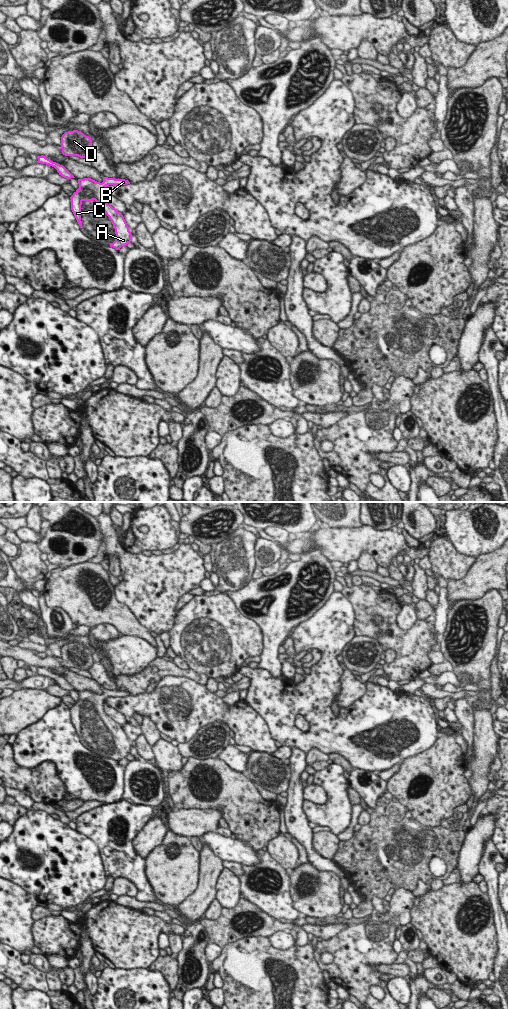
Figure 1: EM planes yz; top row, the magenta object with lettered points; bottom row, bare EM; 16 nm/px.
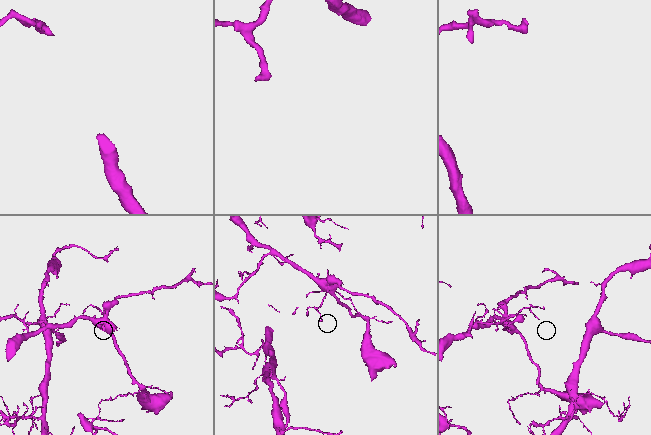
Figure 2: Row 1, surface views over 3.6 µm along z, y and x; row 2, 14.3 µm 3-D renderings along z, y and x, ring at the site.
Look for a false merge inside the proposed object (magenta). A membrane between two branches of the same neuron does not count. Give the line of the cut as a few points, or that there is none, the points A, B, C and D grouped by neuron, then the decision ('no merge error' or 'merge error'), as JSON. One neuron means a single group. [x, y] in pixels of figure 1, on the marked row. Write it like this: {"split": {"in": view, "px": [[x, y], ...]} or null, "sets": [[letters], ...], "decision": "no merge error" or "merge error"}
{"split": null, "sets": [["A", "B", "C", "D"]], "decision": "no merge error"}

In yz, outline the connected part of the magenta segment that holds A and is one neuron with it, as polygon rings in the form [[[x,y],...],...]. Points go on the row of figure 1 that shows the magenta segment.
[[[103,177],[103,182],[97,182],[91,178],[78,179],[79,188],[70,197],[71,210],[79,224],[82,226],[81,221],[81,205],[83,201],[95,200],[103,209],[105,214],[109,217],[115,229],[116,239],[113,243],[110,243],[110,247],[120,250],[121,247],[126,246],[131,242],[132,234],[129,231],[129,227],[123,217],[123,215],[113,208],[105,201],[104,190],[107,186],[113,185],[126,185],[130,184],[125,179],[115,179]]]

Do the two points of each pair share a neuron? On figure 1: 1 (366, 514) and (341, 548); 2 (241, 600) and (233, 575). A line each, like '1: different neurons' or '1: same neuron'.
1: different neurons
2: different neurons

